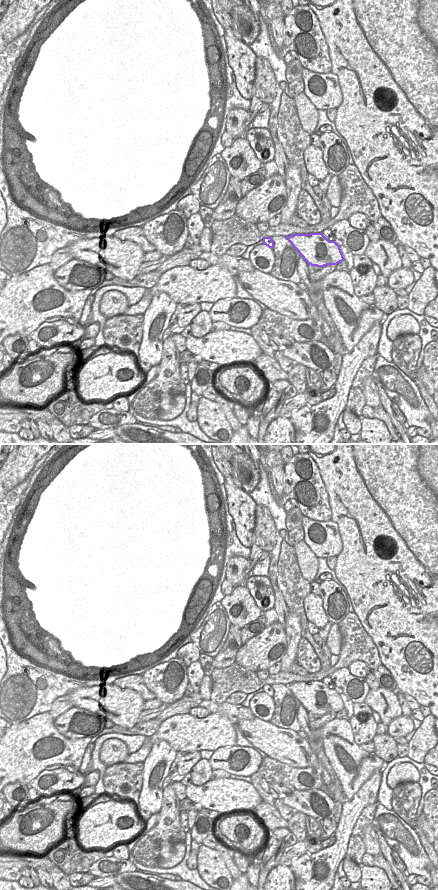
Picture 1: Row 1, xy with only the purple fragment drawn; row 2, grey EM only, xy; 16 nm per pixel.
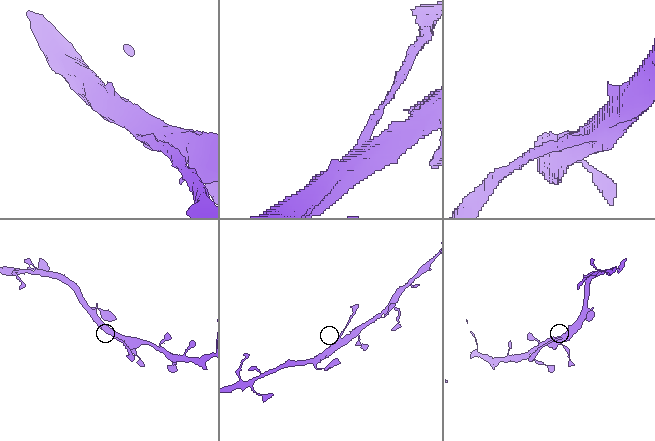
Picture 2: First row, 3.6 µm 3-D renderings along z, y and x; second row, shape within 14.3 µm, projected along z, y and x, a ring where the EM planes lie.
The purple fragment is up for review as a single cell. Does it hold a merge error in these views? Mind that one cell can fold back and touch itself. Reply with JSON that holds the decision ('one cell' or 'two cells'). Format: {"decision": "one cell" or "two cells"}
{"decision": "one cell"}

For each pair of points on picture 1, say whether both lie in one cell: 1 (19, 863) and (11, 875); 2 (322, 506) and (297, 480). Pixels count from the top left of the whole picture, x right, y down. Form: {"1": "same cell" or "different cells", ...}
{"1": "different cells", "2": "same cell"}

